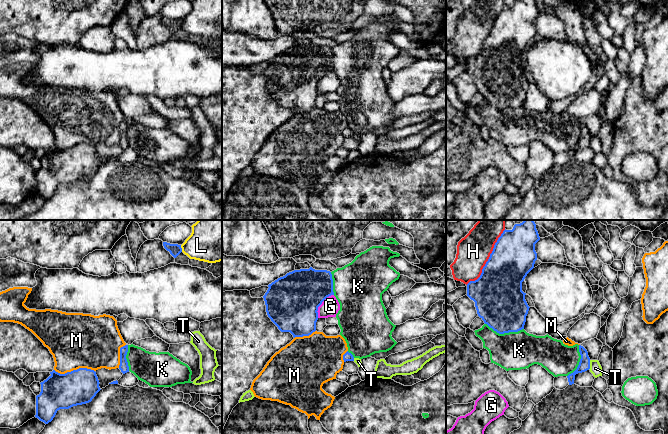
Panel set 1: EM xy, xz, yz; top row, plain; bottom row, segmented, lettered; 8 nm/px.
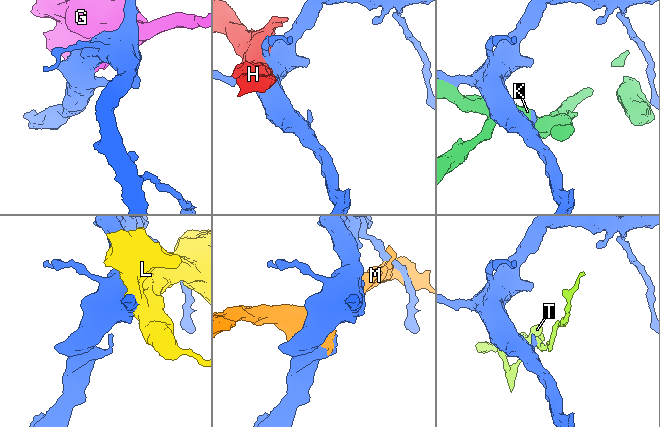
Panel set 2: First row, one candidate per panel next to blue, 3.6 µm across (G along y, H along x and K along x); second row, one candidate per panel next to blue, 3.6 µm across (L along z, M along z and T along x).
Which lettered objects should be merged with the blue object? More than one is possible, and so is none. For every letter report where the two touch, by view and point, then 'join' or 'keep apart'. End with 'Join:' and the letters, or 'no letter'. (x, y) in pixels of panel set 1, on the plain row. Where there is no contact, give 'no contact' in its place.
G: contact xz (321, 79); keep apart
H: contact yz (488, 35); keep apart
K: contact yz (504, 108); keep apart
L: contact xy (181, 24); keep apart
M: contact xy (74, 146); keep apart
T: contact yz (589, 141); keep apart
Join: no letter

